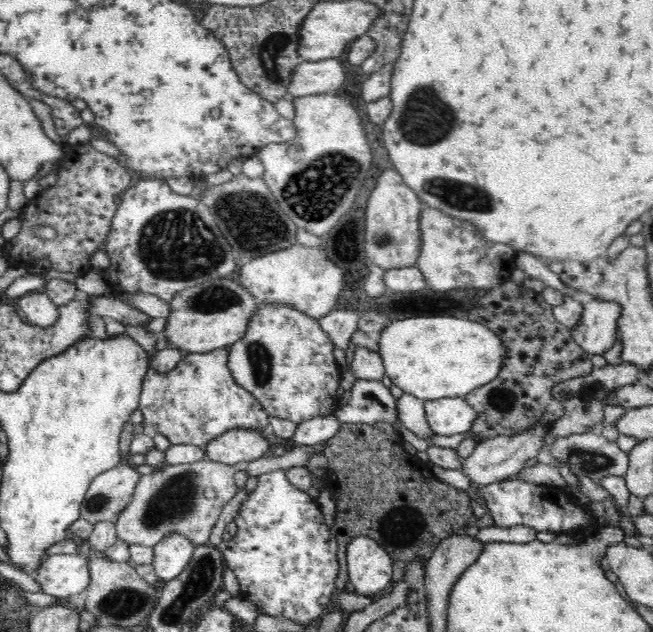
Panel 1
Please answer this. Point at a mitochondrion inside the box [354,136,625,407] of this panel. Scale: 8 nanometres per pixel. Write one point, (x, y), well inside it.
(466, 197)

